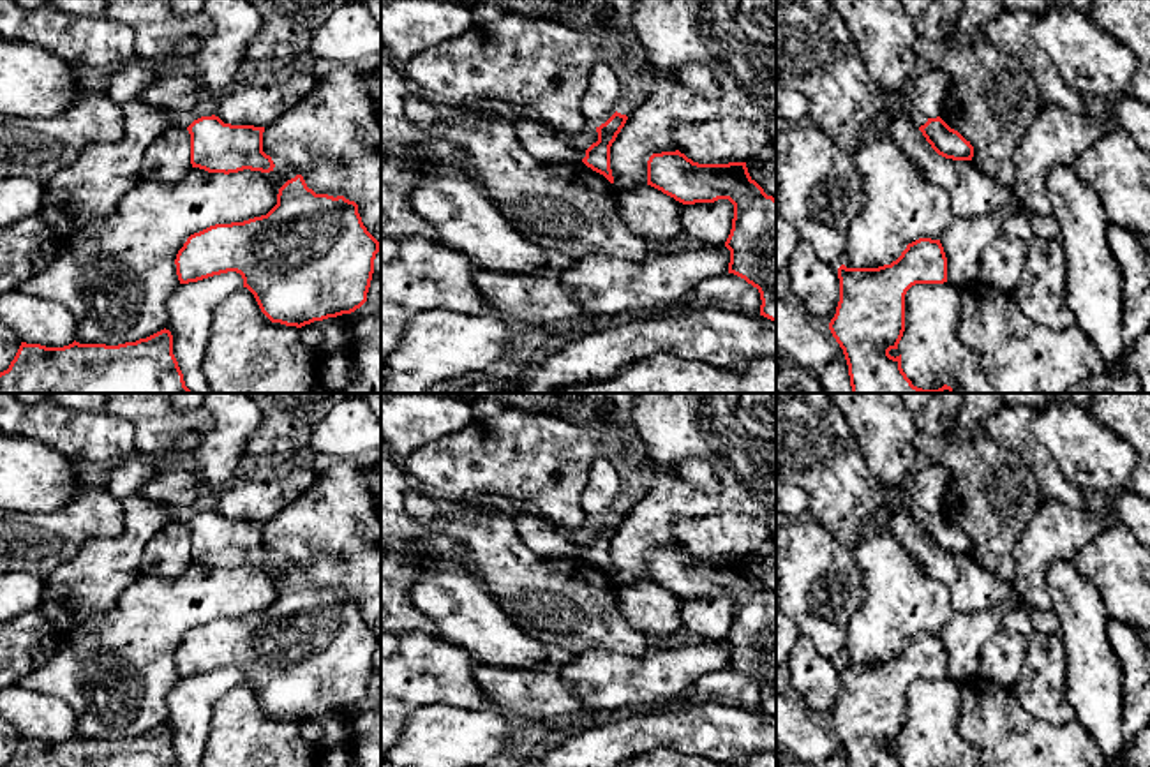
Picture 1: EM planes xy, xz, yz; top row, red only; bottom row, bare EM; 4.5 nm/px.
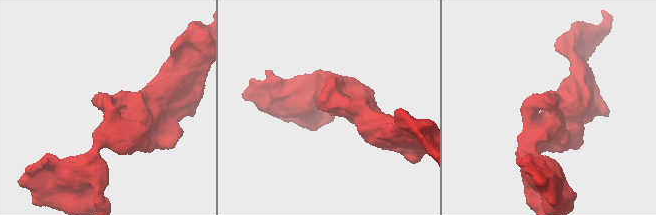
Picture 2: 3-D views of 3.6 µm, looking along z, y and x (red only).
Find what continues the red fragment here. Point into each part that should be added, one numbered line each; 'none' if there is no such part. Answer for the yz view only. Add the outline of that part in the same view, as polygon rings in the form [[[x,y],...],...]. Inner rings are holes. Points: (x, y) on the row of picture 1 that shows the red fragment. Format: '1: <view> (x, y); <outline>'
none

